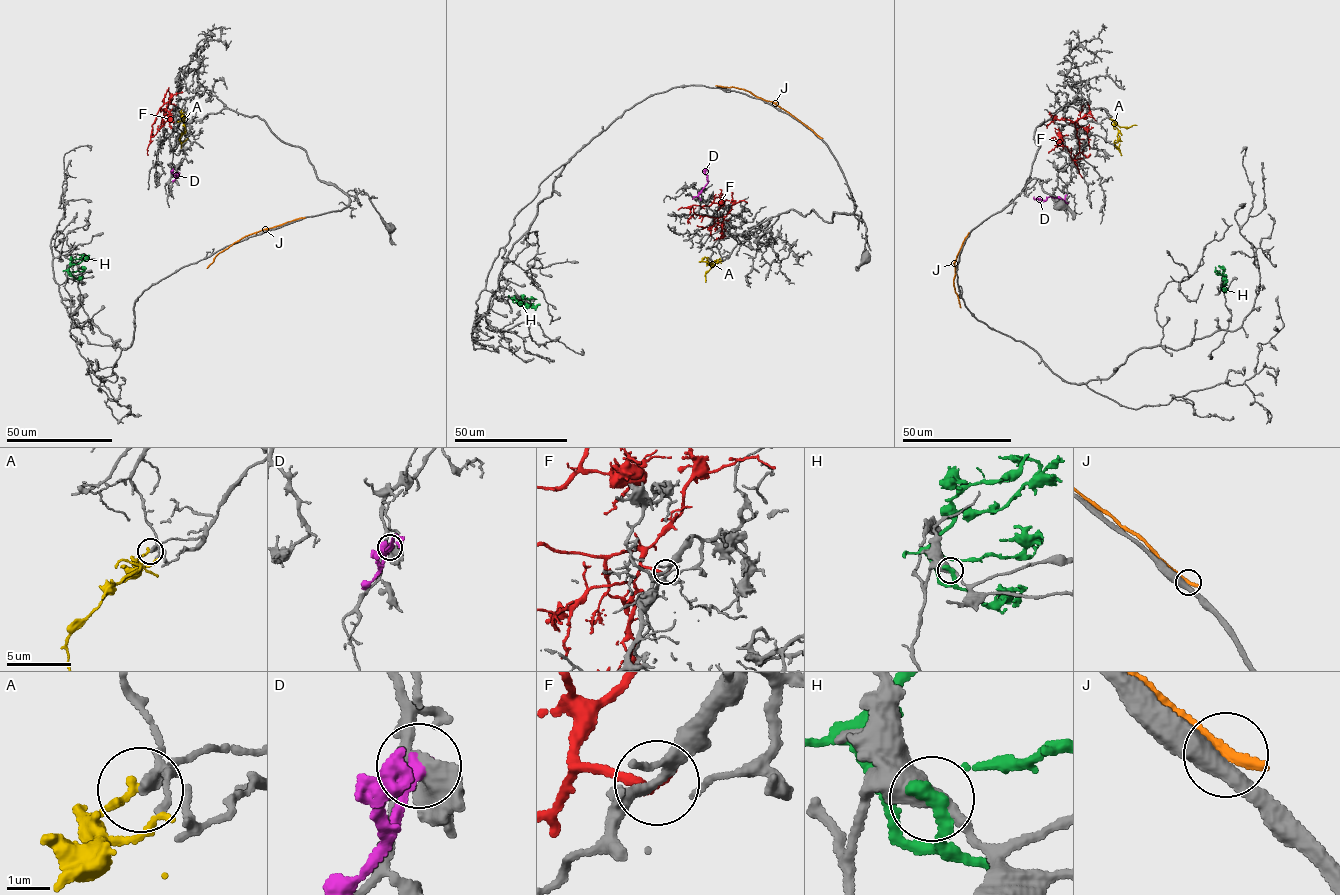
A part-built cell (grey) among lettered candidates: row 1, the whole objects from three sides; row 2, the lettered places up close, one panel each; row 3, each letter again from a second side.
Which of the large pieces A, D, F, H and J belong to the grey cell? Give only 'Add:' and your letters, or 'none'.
Add: F

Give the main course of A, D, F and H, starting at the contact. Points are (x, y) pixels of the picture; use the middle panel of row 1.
A: (720, 259), (714, 264), (704, 257), (703, 261), (709, 264)
D: (700, 199), (698, 195), (707, 183), (705, 169), (709, 167)
F: (728, 220), (723, 217), (696, 215), (693, 211), (694, 205), (720, 203), (720, 189)
H: (515, 296), (512, 298), (534, 307), (530, 303)

